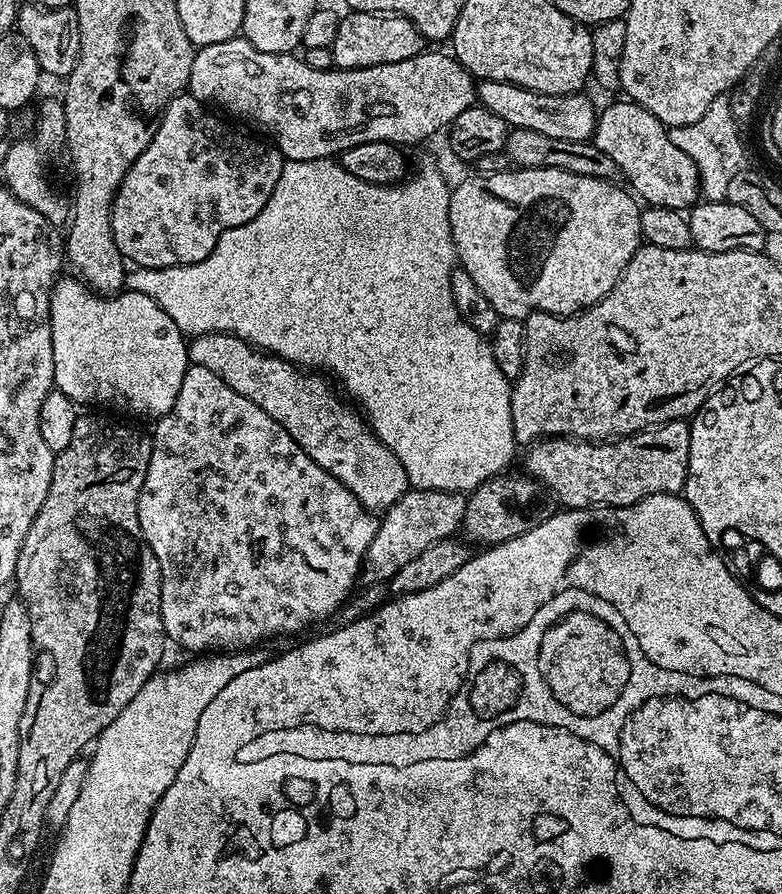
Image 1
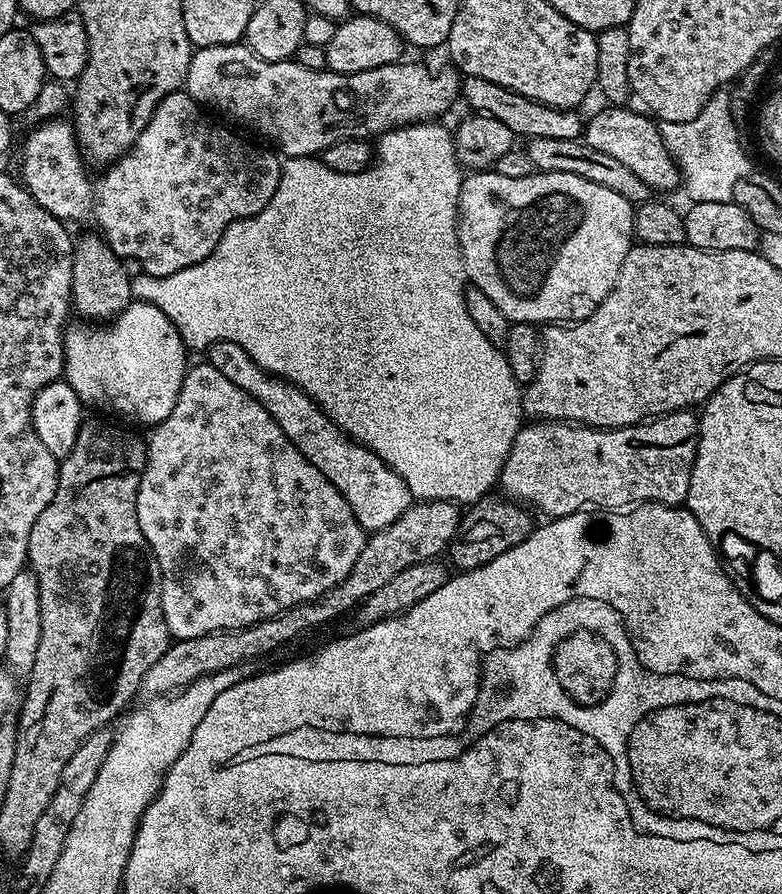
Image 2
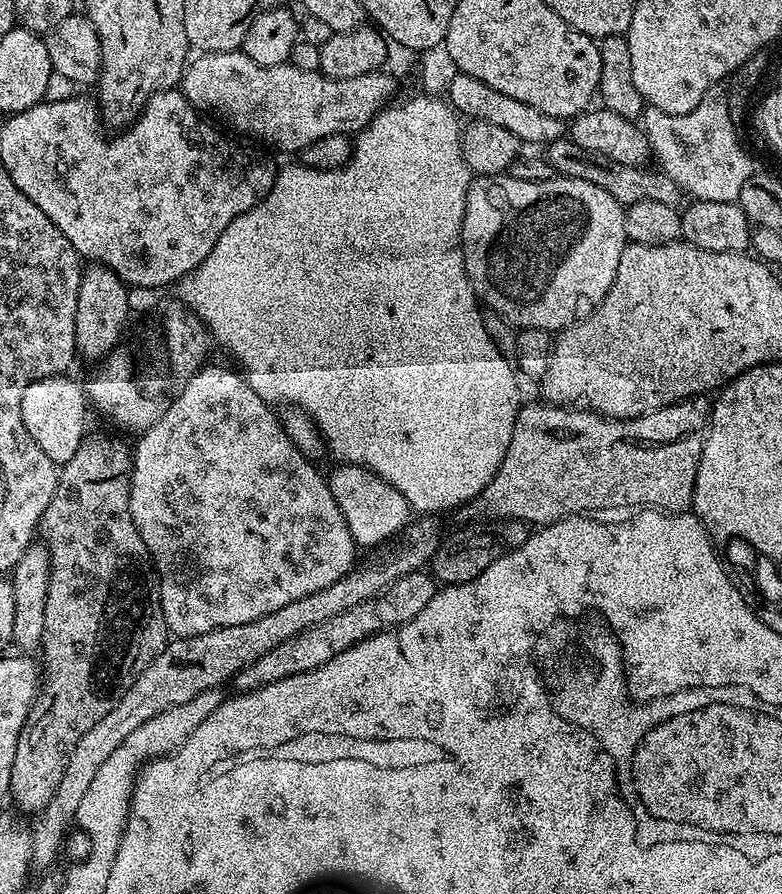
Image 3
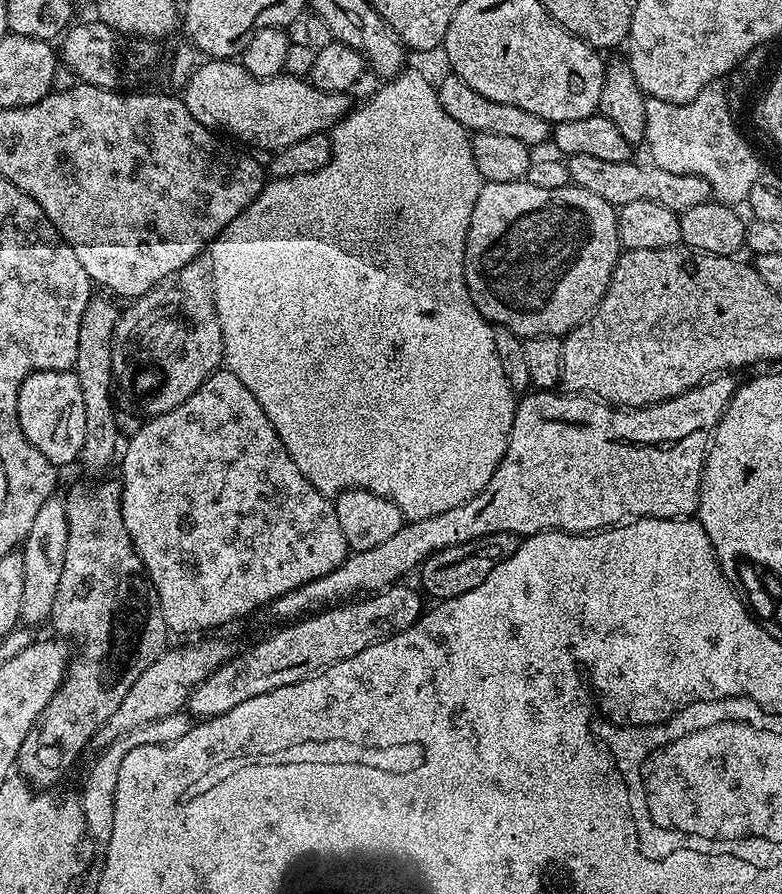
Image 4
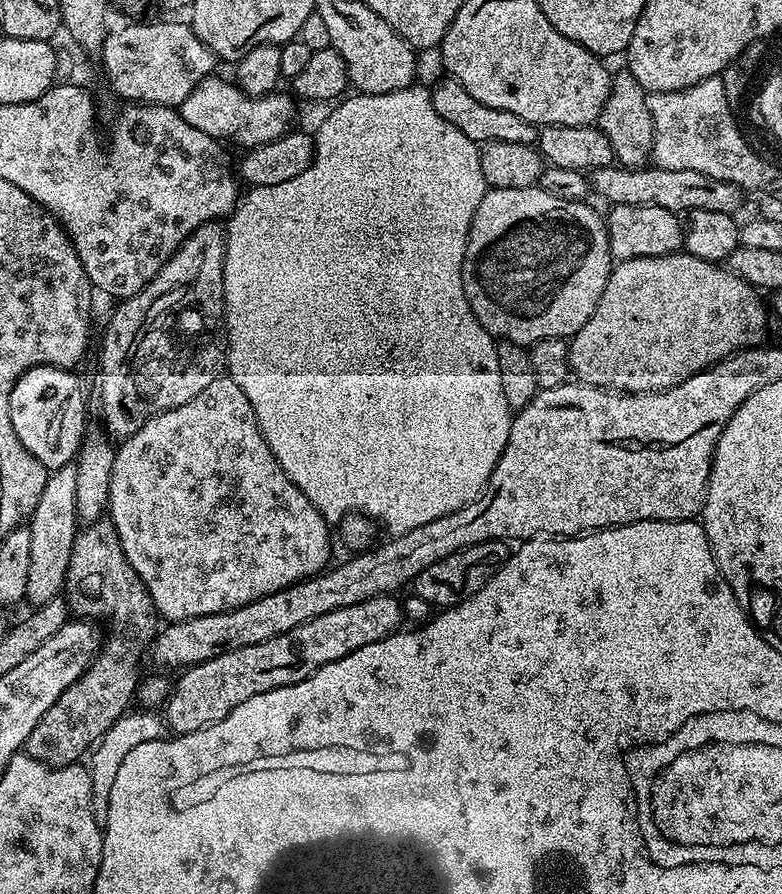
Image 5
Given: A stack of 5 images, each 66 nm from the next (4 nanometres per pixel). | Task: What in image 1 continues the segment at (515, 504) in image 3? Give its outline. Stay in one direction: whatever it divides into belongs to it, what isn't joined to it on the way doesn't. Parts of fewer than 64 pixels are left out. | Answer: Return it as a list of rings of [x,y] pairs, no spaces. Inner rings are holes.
[[[671,420],[654,428],[646,428],[643,432],[635,432],[633,436],[621,436],[603,442],[545,438],[535,441],[527,452],[528,457],[524,460],[528,467],[525,468],[527,475],[533,480],[539,480],[555,499],[557,496],[565,509],[629,508],[634,502],[654,494],[683,493],[690,458],[690,424],[688,420]]]

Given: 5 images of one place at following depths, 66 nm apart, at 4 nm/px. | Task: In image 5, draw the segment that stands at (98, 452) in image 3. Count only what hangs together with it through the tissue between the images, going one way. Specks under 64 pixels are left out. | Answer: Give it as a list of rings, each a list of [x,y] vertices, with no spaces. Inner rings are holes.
[[[101,518],[96,520],[90,525],[81,527],[76,533],[76,541],[74,542],[74,550],[70,554],[70,566],[68,567],[68,578],[64,581],[64,592],[66,593],[66,599],[68,601],[68,610],[73,617],[83,618],[89,622],[97,622],[101,620],[102,623],[108,624],[108,636],[106,632],[106,639],[103,641],[100,654],[97,656],[96,661],[87,668],[82,674],[80,680],[75,680],[74,683],[69,686],[62,694],[62,698],[58,698],[58,702],[54,702],[54,706],[50,706],[50,710],[46,710],[46,714],[42,714],[42,718],[38,722],[38,726],[34,726],[34,730],[30,734],[26,745],[27,755],[32,756],[38,762],[48,764],[52,768],[61,768],[67,764],[75,764],[81,759],[80,755],[87,753],[89,749],[99,742],[102,737],[110,730],[110,726],[114,726],[114,722],[118,717],[125,715],[129,711],[130,705],[128,703],[134,700],[137,695],[137,687],[142,680],[142,673],[140,674],[140,659],[149,655],[152,642],[156,639],[158,631],[158,613],[156,608],[152,604],[152,599],[148,593],[148,587],[142,582],[142,578],[138,578],[138,574],[134,570],[134,566],[130,566],[130,562],[126,558],[126,554],[122,550],[122,542],[118,542],[118,530],[114,530],[111,519]]]

